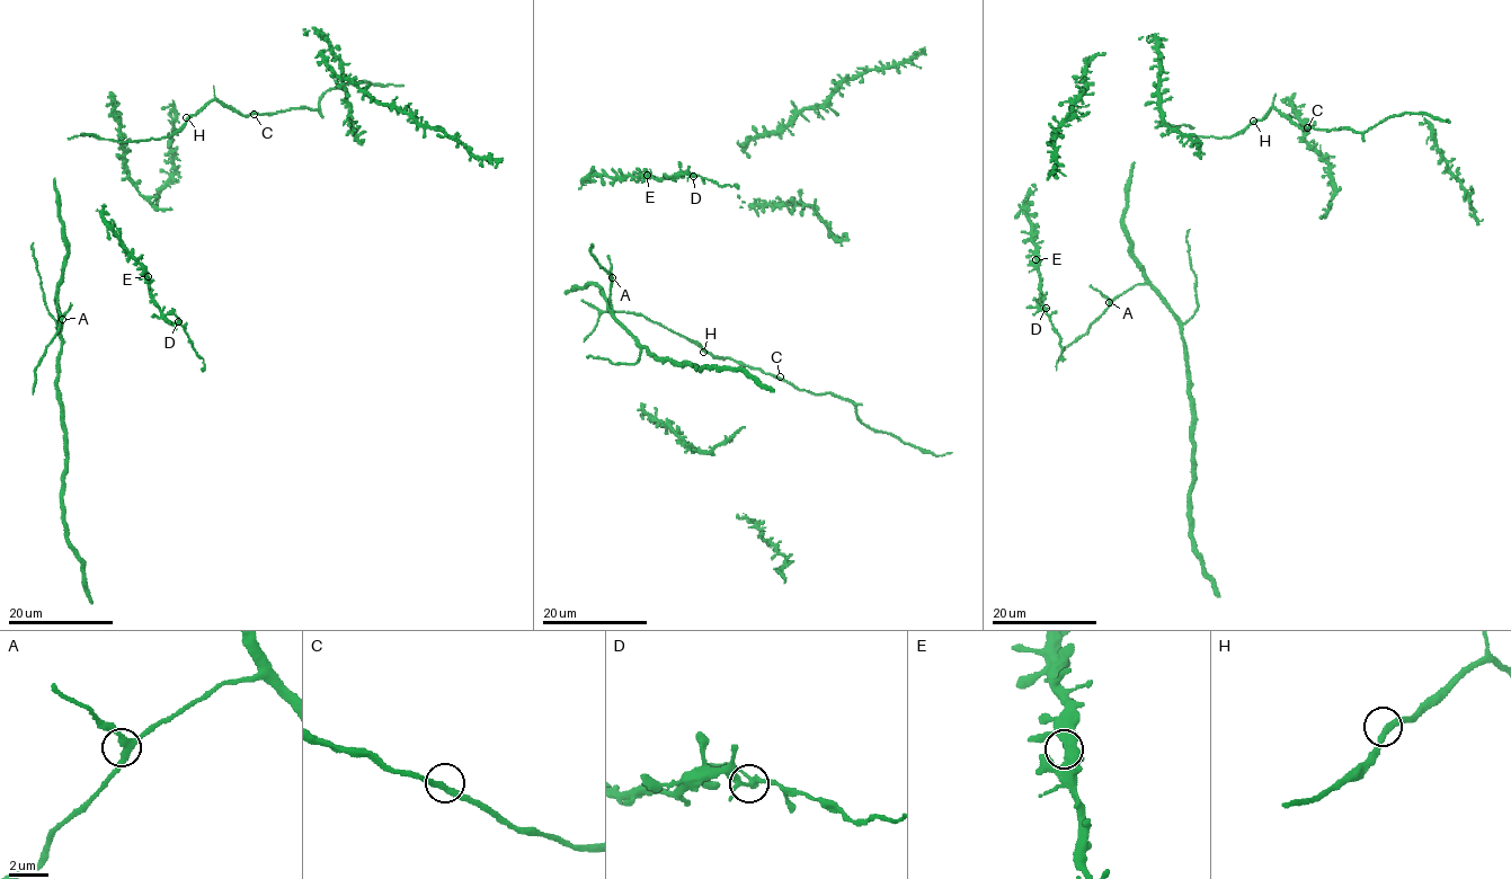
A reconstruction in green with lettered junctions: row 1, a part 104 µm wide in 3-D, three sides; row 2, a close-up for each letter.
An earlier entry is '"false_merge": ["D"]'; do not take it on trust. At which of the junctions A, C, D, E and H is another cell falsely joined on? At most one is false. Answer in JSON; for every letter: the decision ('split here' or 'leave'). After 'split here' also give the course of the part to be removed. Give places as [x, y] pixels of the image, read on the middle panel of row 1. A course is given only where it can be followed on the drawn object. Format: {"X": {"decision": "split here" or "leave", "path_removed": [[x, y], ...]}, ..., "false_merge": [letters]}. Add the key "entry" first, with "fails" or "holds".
{"entry": "holds", "A": {"decision": "leave"}, "C": {"decision": "leave"}, "D": {"decision": "split here", "path_removed": [[692, 176], [719, 185], [737, 186]]}, "E": {"decision": "leave"}, "H": {"decision": "leave"}, "false_merge": ["D"]}

